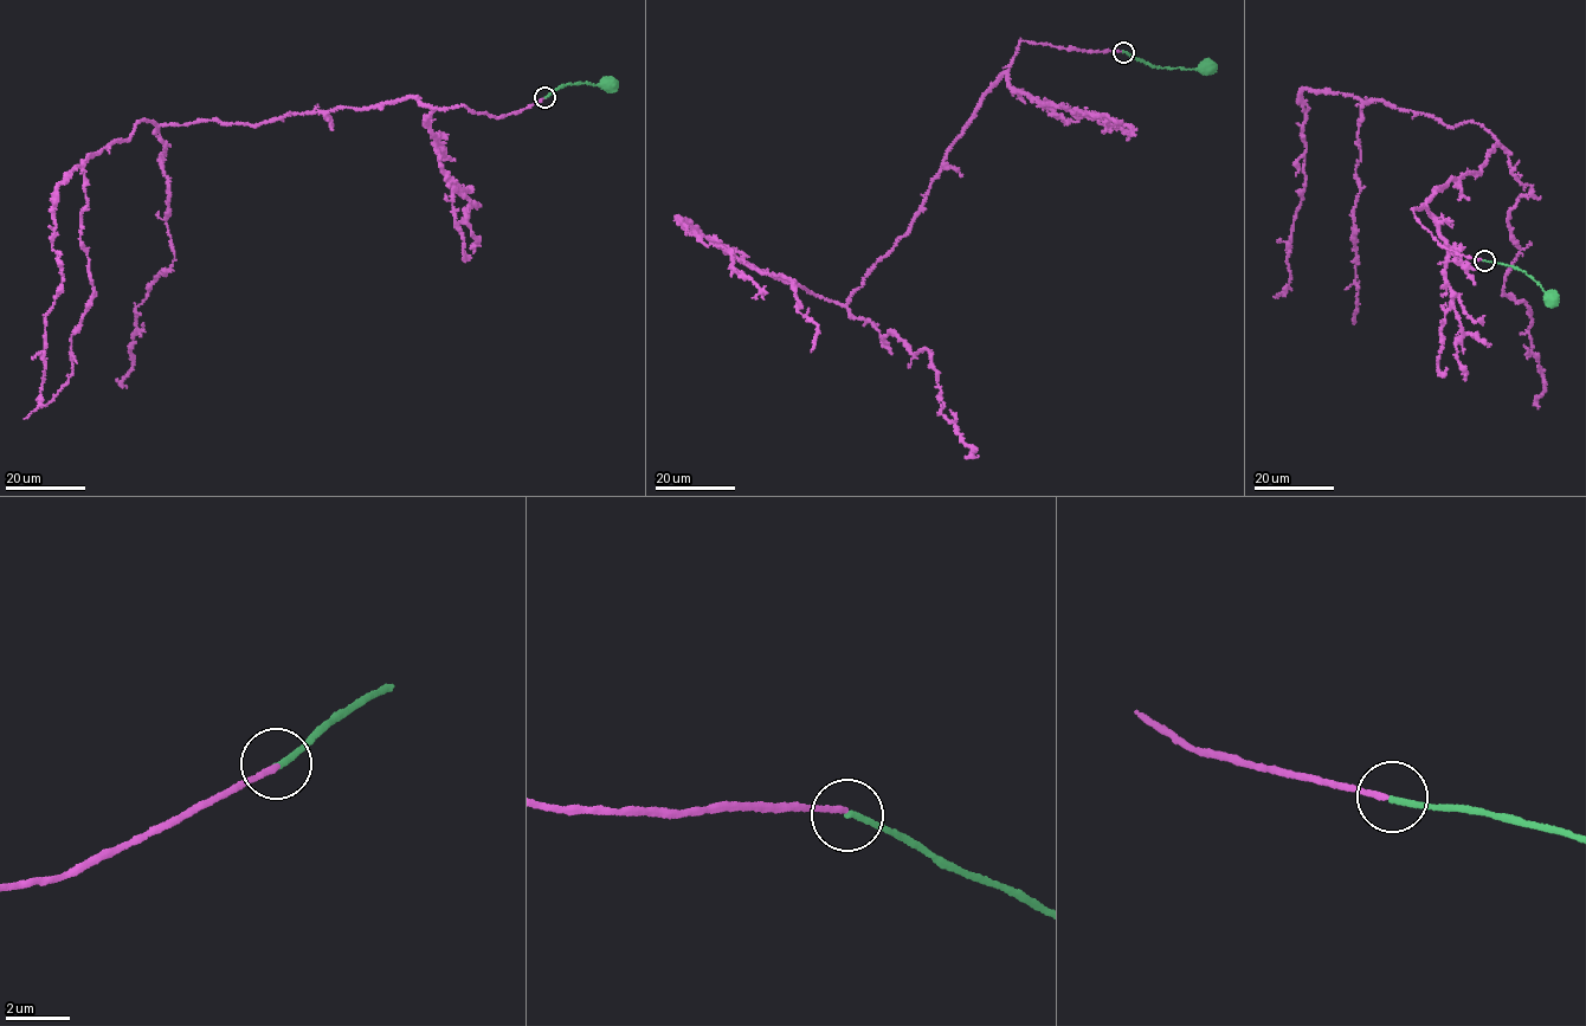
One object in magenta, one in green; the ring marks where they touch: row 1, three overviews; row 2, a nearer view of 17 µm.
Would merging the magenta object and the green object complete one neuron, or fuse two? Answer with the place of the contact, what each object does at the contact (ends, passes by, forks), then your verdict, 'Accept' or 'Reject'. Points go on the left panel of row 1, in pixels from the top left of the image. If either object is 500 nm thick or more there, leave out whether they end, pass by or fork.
Place: (545, 97). At the ring magenta ends. At the ring green ends. Reject

